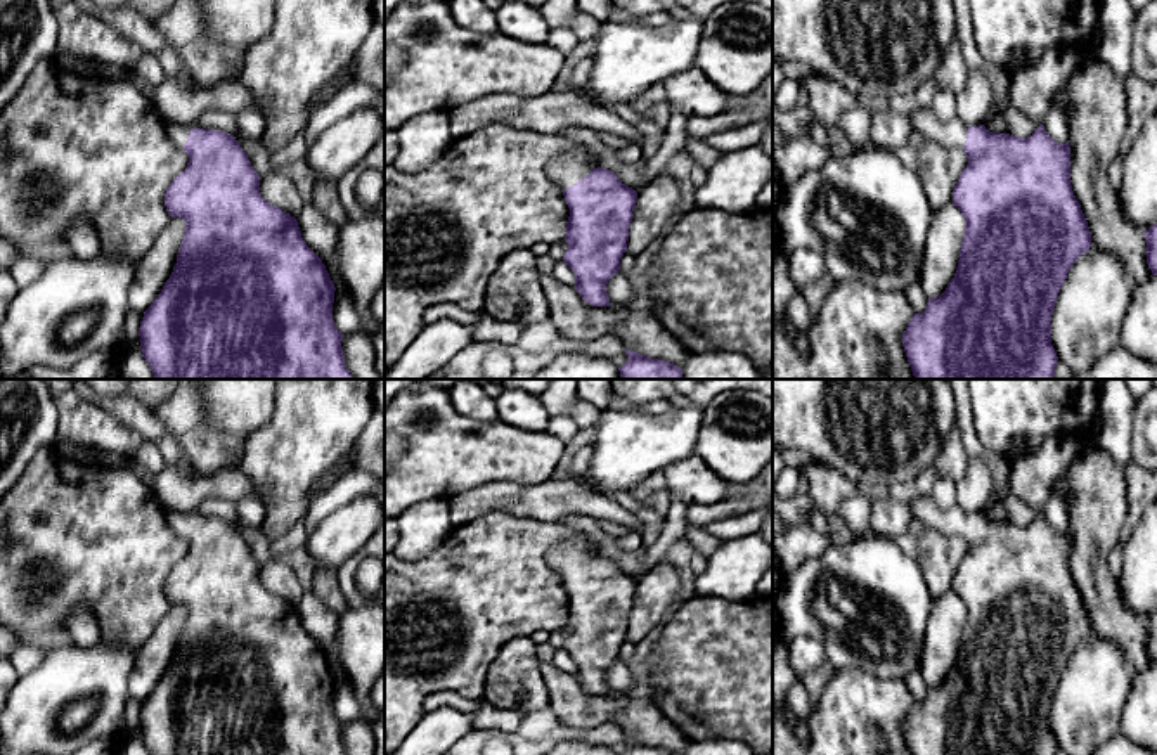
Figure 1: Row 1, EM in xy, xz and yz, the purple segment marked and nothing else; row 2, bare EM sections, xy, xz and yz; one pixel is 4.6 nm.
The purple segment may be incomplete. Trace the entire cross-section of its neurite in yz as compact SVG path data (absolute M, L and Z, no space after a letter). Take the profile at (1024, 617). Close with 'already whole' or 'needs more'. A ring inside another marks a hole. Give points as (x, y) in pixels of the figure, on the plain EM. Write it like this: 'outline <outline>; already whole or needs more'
outline M930 495L909 504L916 519L944 535L960 535L968 544L953 592L965 606L958 656L939 686L928 686L923 701L915 701L902 722L911 755L1057 755L1051 732L1051 703L1057 684L1076 648L1091 636L1091 620L1070 573L1070 533L1057 532L1039 511L1027 525L968 514L960 506L939 509Z; needs more

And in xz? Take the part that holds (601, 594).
outline M566 540L547 552L570 596L568 637L563 649L575 661L575 677L592 694L610 694L608 668L620 658L637 580L617 561L594 556L584 542Z; needs more

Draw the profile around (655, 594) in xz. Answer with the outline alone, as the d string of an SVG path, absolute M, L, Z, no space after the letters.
M667 563L651 568L637 580L629 615L627 641L639 644L660 622L667 618L681 590L679 571Z

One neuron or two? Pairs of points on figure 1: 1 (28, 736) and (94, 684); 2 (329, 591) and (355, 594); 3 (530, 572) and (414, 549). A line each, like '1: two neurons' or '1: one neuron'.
1: one neuron
2: two neurons
3: two neurons

